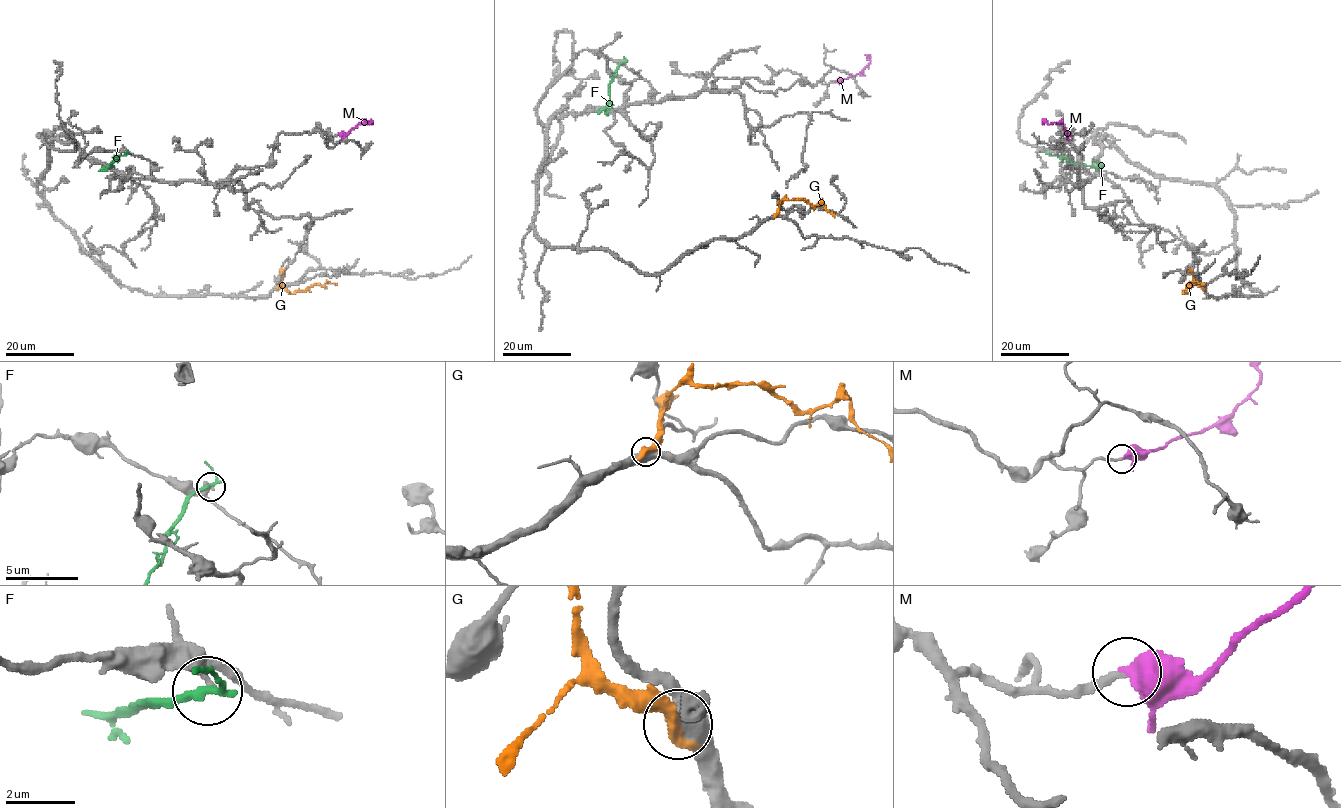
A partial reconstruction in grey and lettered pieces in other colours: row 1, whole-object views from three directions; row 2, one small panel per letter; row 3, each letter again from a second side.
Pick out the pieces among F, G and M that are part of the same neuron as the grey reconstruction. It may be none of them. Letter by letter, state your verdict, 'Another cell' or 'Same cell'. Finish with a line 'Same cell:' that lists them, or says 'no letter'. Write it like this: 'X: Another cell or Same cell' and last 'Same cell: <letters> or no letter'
F: Another cell
G: Another cell
M: Same cell
Same cell: M

